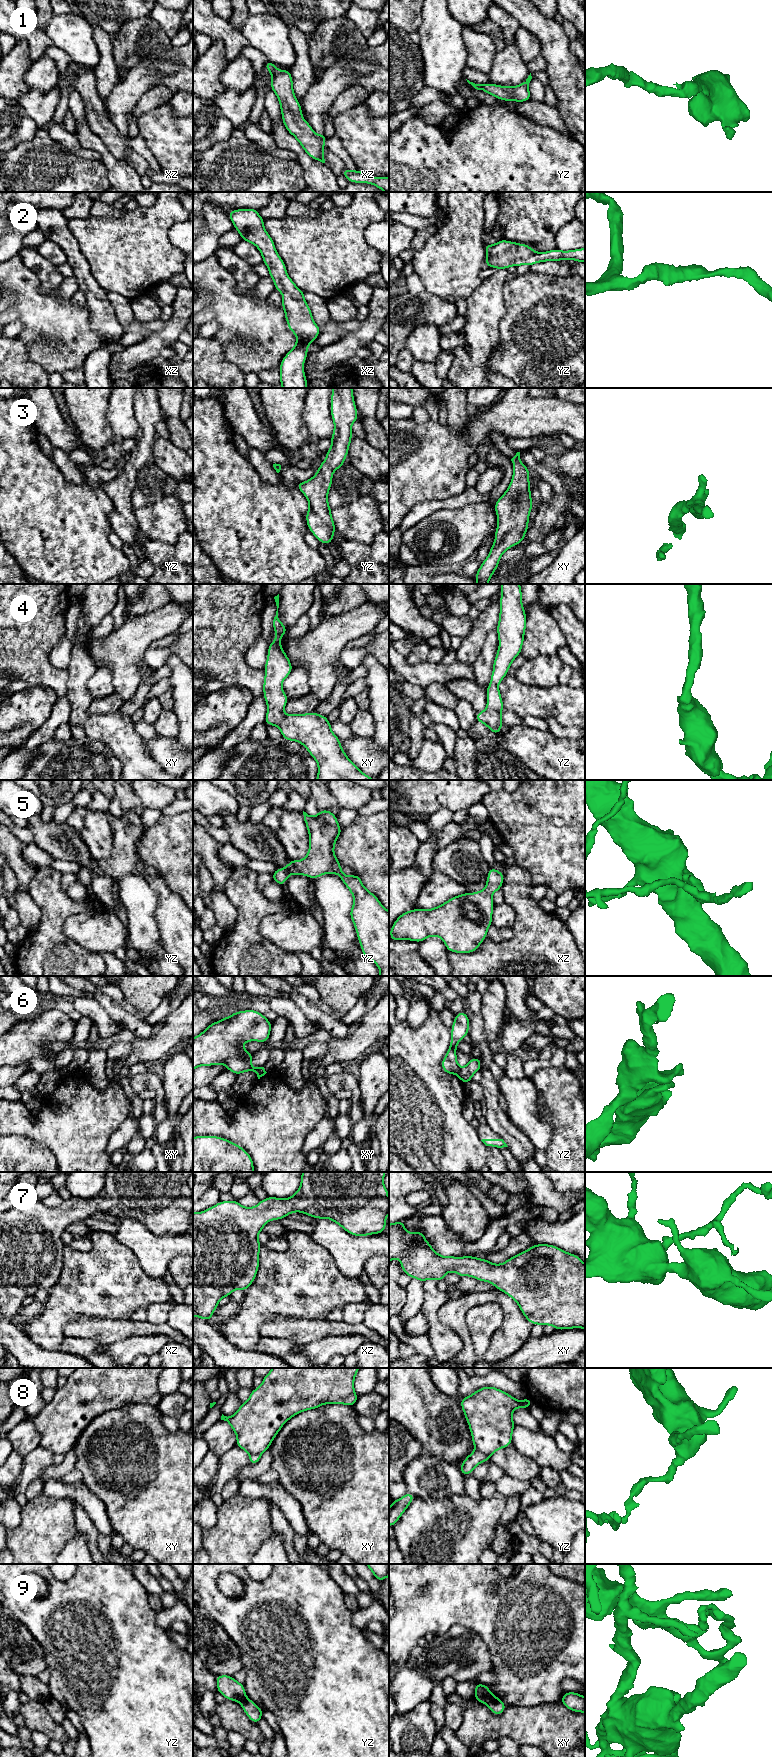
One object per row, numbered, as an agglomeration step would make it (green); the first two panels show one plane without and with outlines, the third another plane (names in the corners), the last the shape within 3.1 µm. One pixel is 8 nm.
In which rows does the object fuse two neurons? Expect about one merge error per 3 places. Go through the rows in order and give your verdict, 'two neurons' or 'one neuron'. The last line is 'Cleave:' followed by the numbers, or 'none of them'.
1: one neuron
2: one neuron
3: one neuron
4: one neuron
5: one neuron
6: two neurons
7: one neuron
8: two neurons
9: two neurons
Cleave: 6, 8, 9

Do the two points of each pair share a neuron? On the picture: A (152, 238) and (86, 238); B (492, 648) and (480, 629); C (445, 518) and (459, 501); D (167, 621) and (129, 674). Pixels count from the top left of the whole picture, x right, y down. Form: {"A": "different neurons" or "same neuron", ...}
{"A": "same neuron", "B": "different neurons", "C": "different neurons", "D": "same neuron"}

